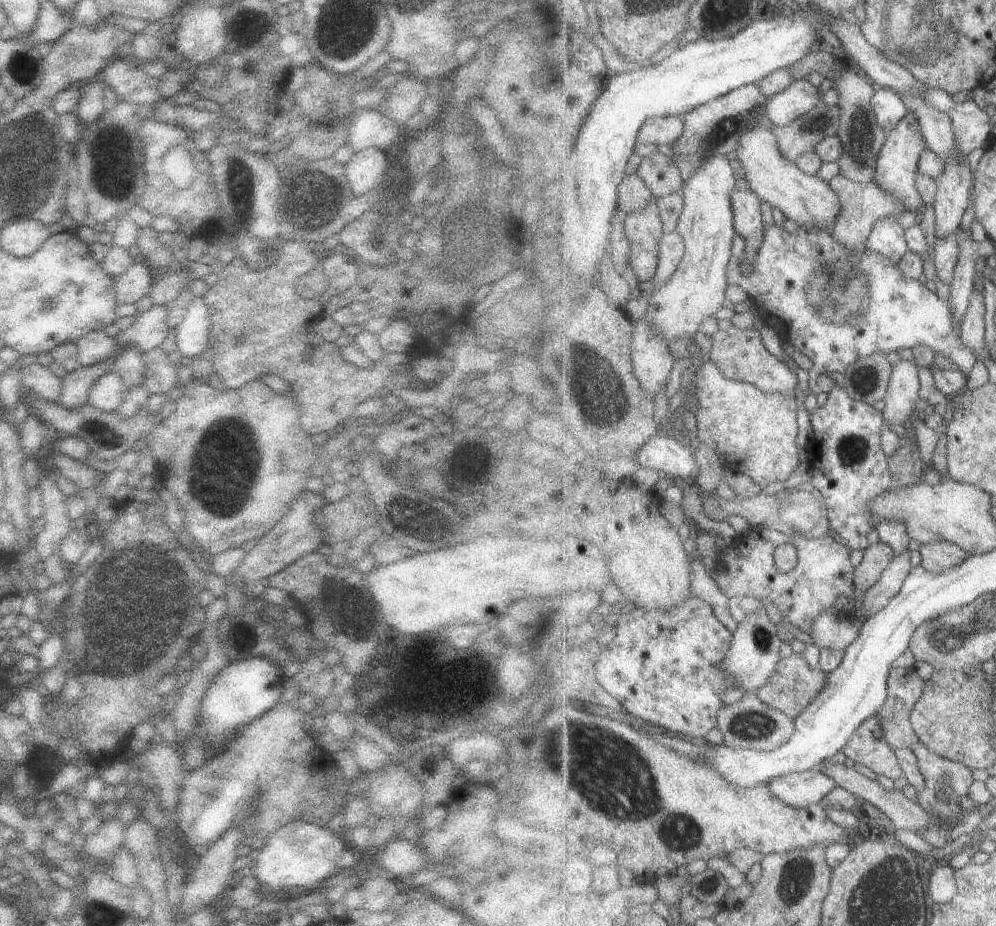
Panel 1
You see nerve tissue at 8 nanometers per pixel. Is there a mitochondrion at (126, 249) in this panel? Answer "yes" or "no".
no

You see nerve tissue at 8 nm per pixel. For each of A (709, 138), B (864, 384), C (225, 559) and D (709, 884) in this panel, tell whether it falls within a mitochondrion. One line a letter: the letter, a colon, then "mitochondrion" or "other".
A: mitochondrion
B: mitochondrion
C: other
D: other

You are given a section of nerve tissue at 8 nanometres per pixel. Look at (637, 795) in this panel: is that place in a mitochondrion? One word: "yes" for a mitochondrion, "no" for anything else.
yes

